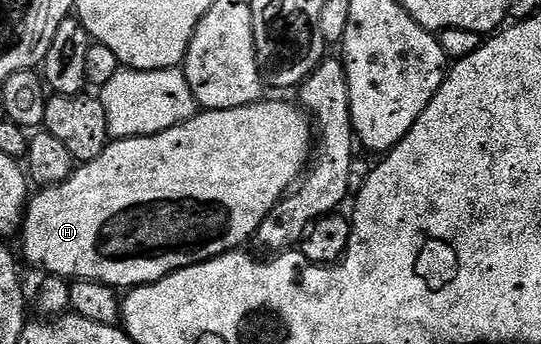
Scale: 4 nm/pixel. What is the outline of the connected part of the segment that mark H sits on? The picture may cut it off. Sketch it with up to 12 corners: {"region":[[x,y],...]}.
{"region":[[206,109],[34,192],[46,274],[118,291],[240,250],[315,148]]}

